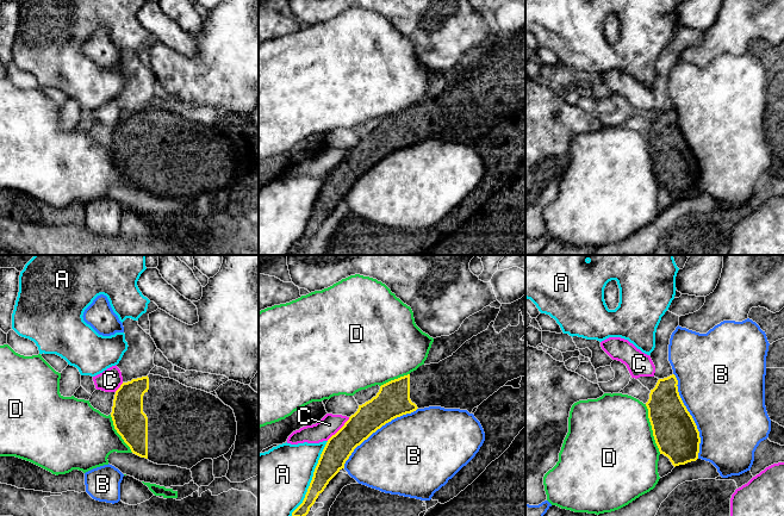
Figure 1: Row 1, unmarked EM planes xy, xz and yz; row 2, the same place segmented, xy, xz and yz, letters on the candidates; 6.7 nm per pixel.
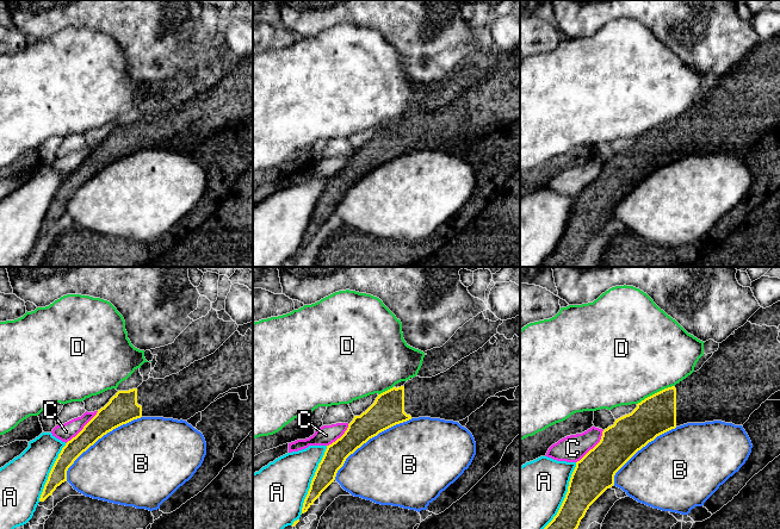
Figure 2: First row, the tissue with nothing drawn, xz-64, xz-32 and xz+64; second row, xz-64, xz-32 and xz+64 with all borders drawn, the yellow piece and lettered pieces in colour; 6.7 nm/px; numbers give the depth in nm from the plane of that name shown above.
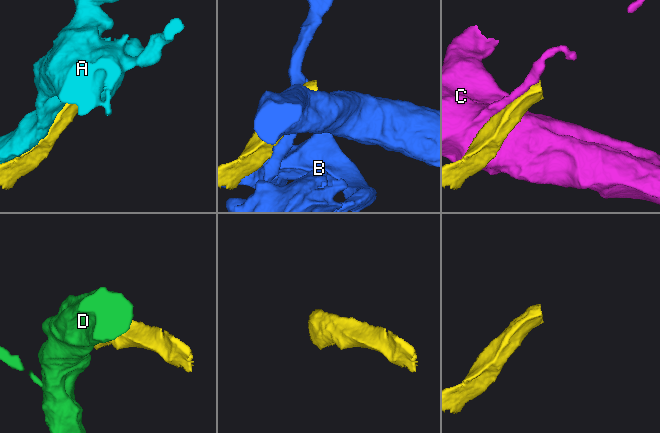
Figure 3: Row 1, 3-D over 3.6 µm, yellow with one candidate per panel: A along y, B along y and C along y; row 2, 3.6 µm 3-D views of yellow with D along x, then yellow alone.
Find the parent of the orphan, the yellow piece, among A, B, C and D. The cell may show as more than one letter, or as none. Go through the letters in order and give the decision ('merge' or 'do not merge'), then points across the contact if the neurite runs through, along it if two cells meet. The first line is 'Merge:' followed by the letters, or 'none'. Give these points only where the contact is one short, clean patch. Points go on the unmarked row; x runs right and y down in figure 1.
Merge: none
A: do not merge
B: do not merge
C: do not merge
D: do not merge | along yz (645, 137), (648, 144), (652, 168), (660, 186)

